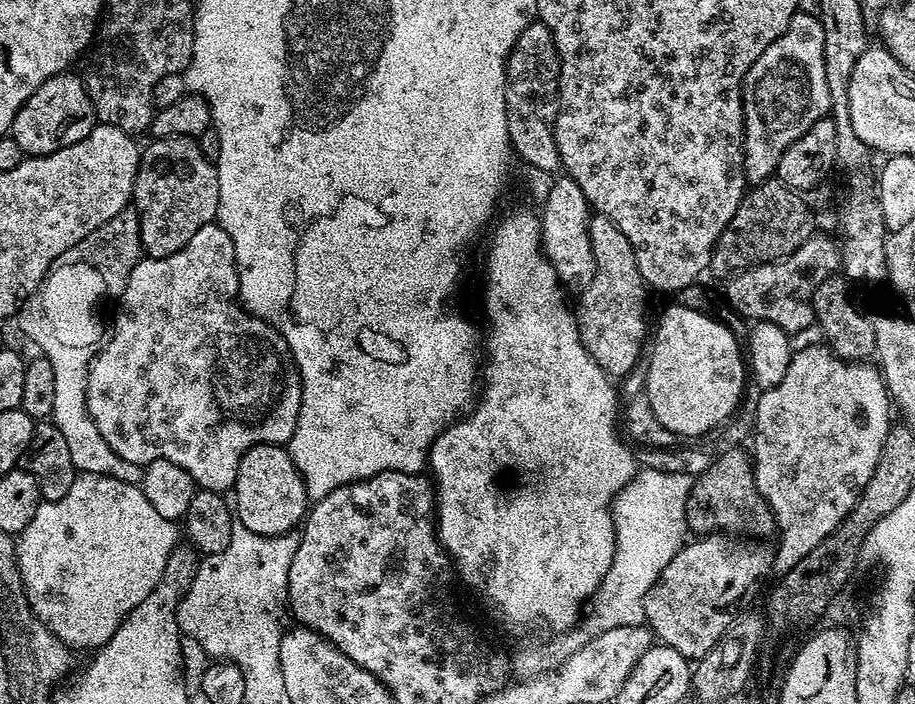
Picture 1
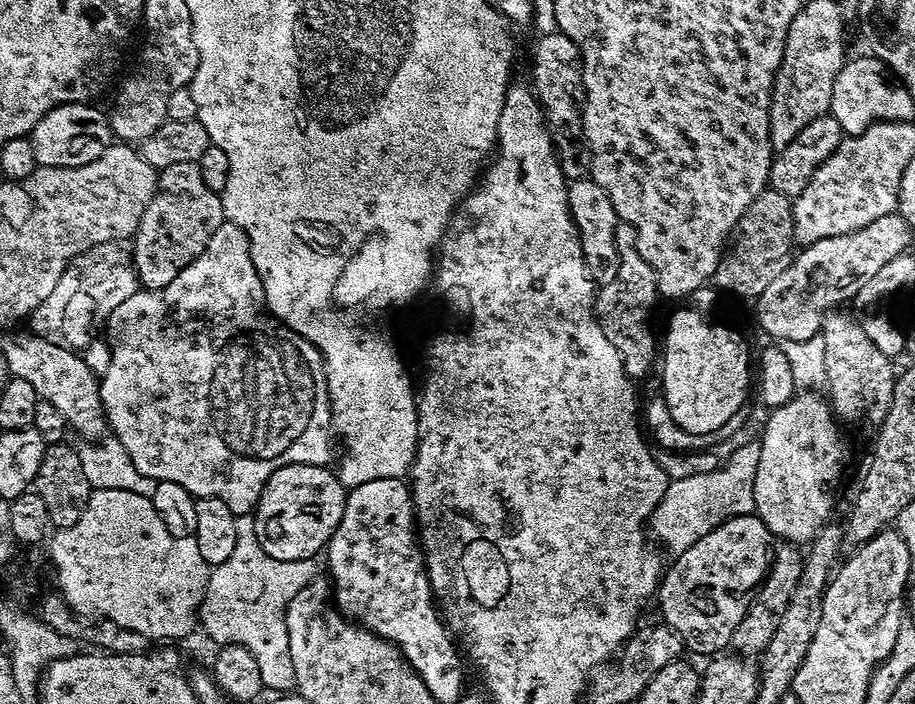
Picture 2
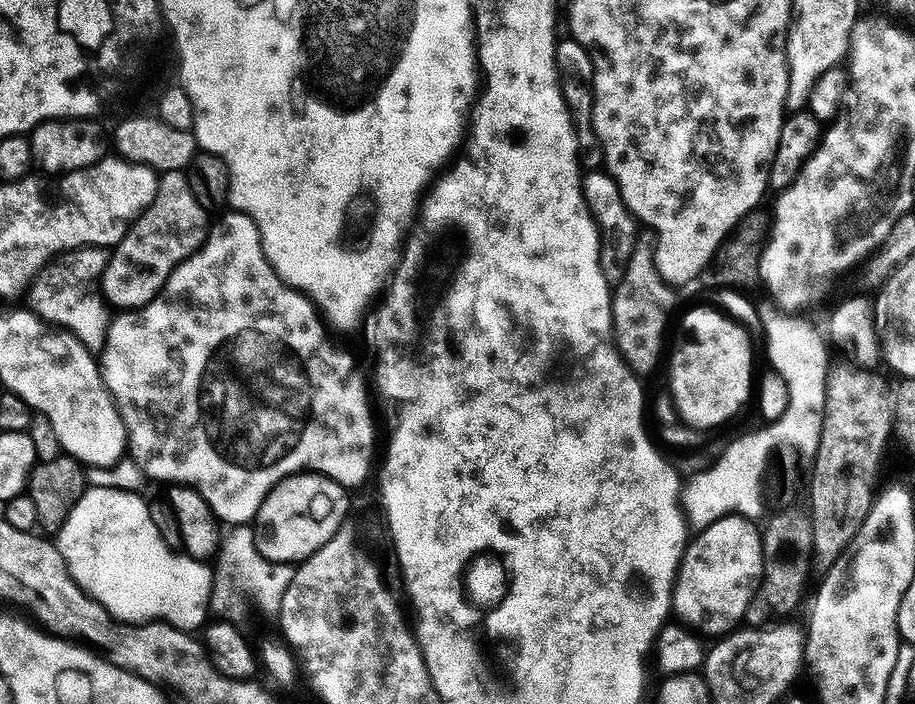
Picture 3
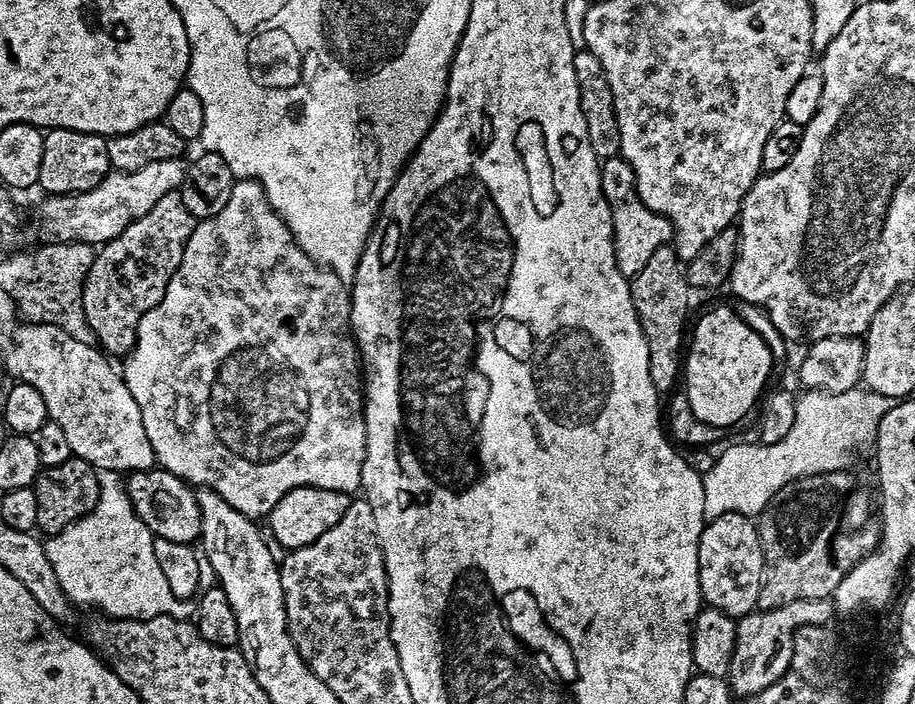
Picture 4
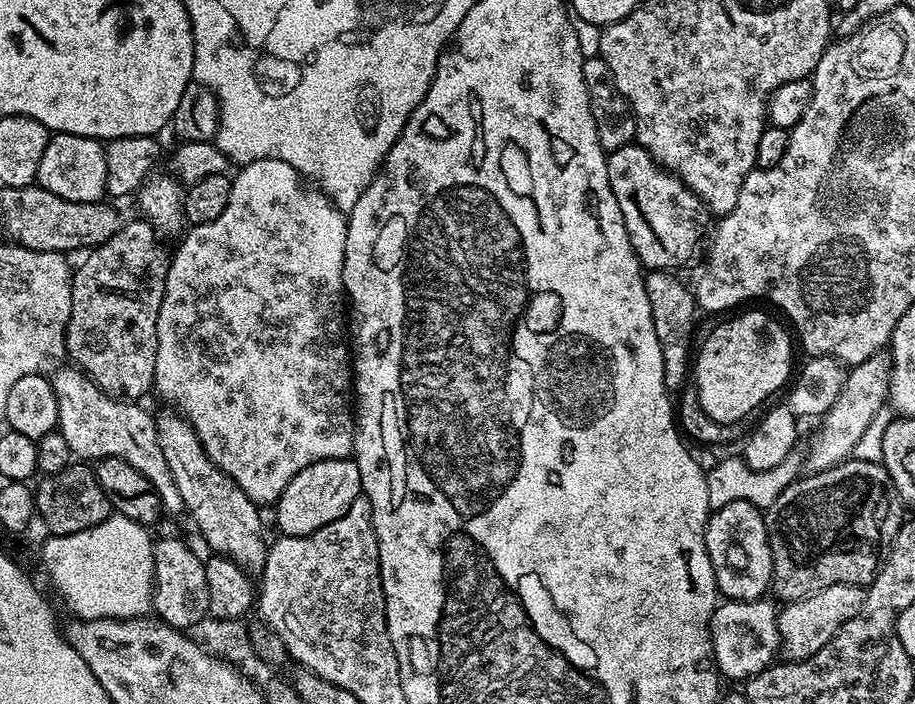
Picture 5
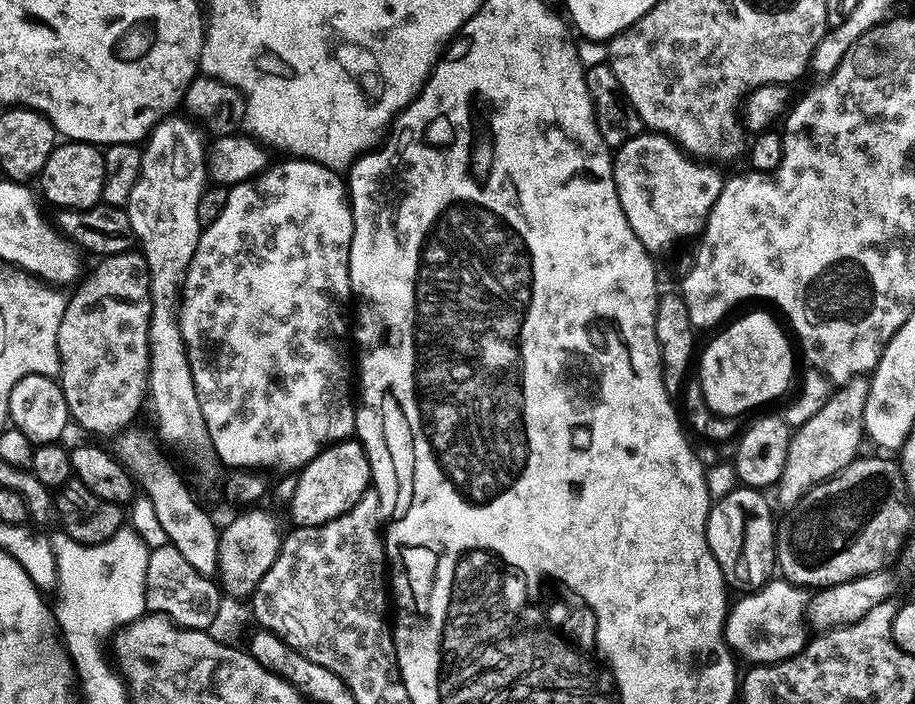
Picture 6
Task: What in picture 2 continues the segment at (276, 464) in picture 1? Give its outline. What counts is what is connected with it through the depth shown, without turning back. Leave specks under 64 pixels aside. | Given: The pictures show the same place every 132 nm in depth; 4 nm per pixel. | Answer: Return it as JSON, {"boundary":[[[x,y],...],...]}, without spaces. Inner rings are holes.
{"boundary":[[[293,463],[274,469],[268,481],[256,499],[254,509],[254,530],[256,542],[270,554],[270,558],[279,560],[306,560],[315,557],[315,552],[327,545],[332,531],[336,529],[344,509],[345,485],[341,477],[331,467],[302,463]]]}

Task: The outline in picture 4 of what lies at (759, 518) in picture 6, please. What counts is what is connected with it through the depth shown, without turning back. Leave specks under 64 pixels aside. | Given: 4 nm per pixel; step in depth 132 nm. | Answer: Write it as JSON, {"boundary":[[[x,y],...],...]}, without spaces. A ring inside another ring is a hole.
{"boundary":[[[731,512],[705,523],[698,542],[697,580],[700,599],[707,607],[716,608],[733,618],[751,613],[756,608],[763,569],[760,533],[749,517]]]}

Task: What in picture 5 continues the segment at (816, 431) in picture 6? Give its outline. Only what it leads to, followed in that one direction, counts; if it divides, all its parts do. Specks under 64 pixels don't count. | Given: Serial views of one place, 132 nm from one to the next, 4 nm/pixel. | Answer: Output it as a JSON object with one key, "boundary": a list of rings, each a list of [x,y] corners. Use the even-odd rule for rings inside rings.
{"boundary":[[[887,351],[875,352],[866,362],[853,364],[847,369],[844,385],[838,395],[834,406],[823,413],[819,421],[820,433],[812,444],[808,456],[806,452],[806,468],[809,473],[815,474],[842,464],[853,455],[862,434],[870,426],[870,422],[885,407],[888,398],[888,387],[892,377],[892,358]]]}

